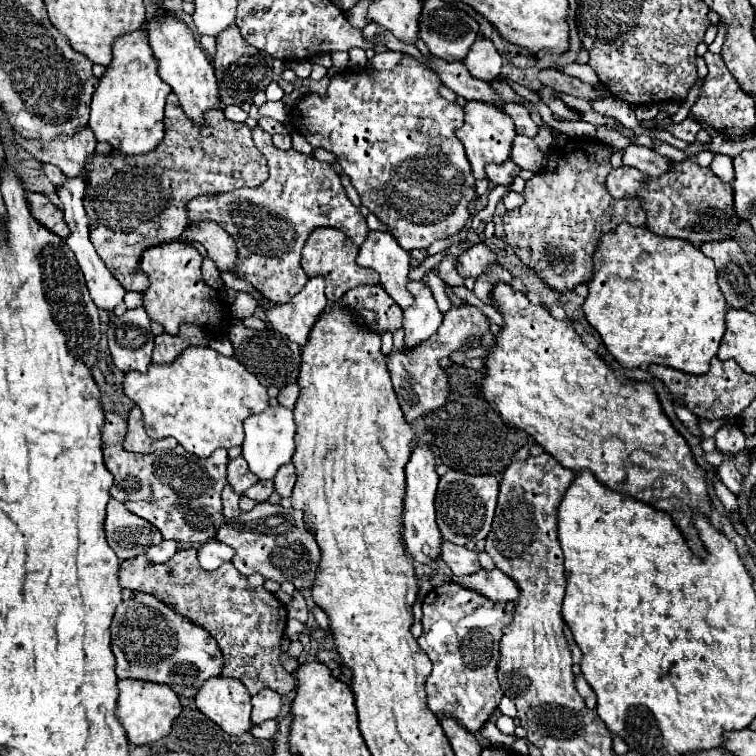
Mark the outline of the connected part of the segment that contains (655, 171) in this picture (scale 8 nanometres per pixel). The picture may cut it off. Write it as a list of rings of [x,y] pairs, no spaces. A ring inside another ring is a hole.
[[[632,145],[626,149],[614,149],[614,147],[608,147],[608,149],[610,149],[610,153],[620,151],[624,165],[636,167],[636,169],[644,171],[646,175],[662,175],[668,169],[666,163],[670,163],[670,159],[658,155],[656,151],[652,151],[648,147],[640,147],[640,145]]]

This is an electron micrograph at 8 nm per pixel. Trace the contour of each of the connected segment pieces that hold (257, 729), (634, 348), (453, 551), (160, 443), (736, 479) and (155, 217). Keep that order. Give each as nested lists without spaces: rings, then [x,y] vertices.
[[[270,719],[270,721],[264,721],[264,723],[260,723],[260,725],[254,725],[254,727],[250,729],[250,733],[252,733],[254,737],[258,737],[258,739],[272,739],[272,735],[276,733],[276,721]]]
[[[620,223],[614,233],[604,235],[600,241],[594,277],[588,287],[590,293],[582,307],[584,315],[622,367],[644,367],[658,363],[692,375],[702,375],[708,371],[710,359],[718,353],[718,345],[726,331],[724,315],[728,305],[718,287],[712,259],[708,259],[698,247],[686,239],[660,237],[646,227]]]
[[[442,541],[440,547],[442,547],[442,561],[452,569],[454,575],[468,575],[480,571],[476,551],[468,551],[466,547],[448,541]]]
[[[132,407],[128,415],[128,433],[124,439],[124,449],[134,451],[134,453],[154,453],[162,449],[174,449],[178,443],[168,437],[168,439],[152,439],[144,431],[144,419],[140,415],[138,407]]]
[[[722,453],[722,457],[724,457],[724,461],[722,461],[722,465],[718,467],[720,479],[722,479],[722,483],[724,483],[734,495],[738,495],[740,485],[742,485],[742,475],[740,475],[740,471],[738,471],[738,467],[736,467],[736,455],[726,455],[726,453]]]
[[[170,93],[164,113],[166,135],[164,141],[150,153],[144,155],[120,155],[112,153],[110,157],[94,155],[88,165],[88,181],[86,181],[86,213],[90,225],[90,241],[100,255],[100,259],[108,265],[110,273],[122,283],[126,291],[146,291],[148,275],[144,275],[140,267],[140,257],[144,249],[154,245],[162,245],[168,241],[176,241],[186,225],[186,203],[198,195],[214,195],[226,193],[240,187],[260,187],[268,179],[268,163],[264,163],[264,155],[252,143],[252,129],[246,123],[234,123],[224,117],[224,111],[208,111],[206,127],[196,131],[196,125],[184,115],[178,99]]]

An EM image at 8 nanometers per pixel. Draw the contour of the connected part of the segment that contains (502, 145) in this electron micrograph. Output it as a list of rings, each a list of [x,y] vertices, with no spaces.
[[[468,101],[464,111],[466,111],[466,121],[460,129],[456,129],[456,137],[462,141],[462,145],[466,149],[466,155],[468,155],[468,161],[472,165],[474,177],[476,179],[486,179],[486,173],[484,173],[486,165],[490,165],[490,163],[500,165],[506,159],[510,159],[512,139],[516,137],[516,129],[514,129],[512,119],[508,119],[508,115],[502,109],[498,109],[490,103]]]

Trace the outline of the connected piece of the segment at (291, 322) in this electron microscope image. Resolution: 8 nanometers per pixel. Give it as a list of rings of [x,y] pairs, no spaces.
[[[316,275],[308,279],[304,289],[288,303],[276,305],[272,307],[272,311],[266,311],[266,319],[276,331],[286,335],[290,341],[304,345],[312,325],[326,309],[326,305],[328,299],[324,295],[324,277]]]

